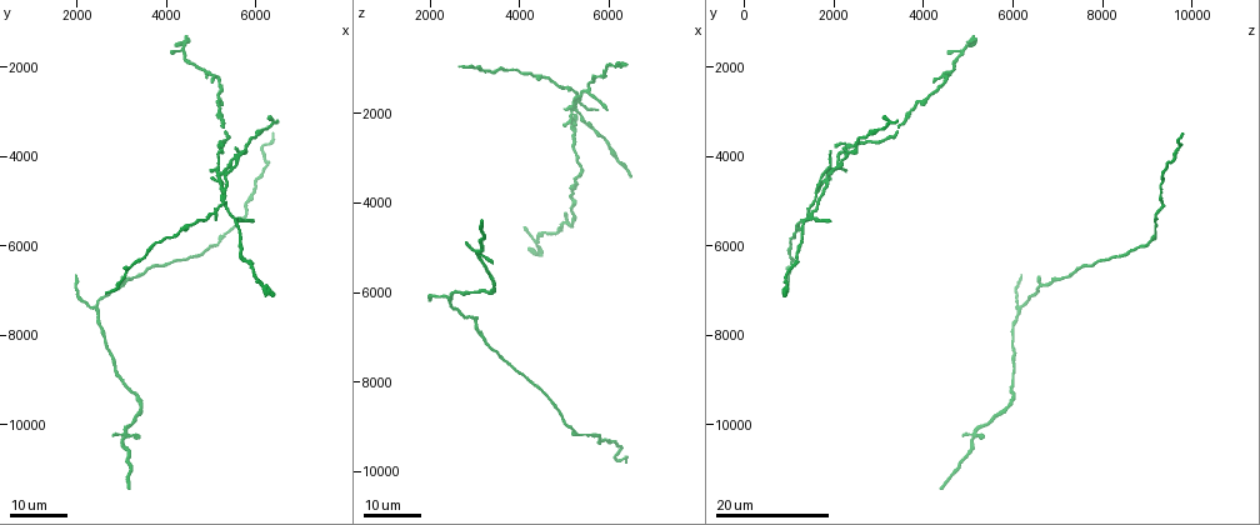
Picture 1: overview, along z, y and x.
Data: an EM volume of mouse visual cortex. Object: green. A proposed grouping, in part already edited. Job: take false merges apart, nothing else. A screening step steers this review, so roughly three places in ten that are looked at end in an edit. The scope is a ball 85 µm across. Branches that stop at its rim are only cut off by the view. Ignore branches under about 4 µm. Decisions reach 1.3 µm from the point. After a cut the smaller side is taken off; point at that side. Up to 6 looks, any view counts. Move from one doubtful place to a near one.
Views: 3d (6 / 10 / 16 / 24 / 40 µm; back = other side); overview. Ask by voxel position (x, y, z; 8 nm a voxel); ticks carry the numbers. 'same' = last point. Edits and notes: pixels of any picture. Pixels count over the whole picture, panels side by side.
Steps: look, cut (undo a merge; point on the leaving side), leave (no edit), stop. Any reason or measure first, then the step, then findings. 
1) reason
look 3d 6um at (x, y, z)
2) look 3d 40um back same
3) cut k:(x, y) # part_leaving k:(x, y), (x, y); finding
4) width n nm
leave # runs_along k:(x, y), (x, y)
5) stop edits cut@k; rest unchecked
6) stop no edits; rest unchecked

look 3d 16um at (5200, 4450, 1850)

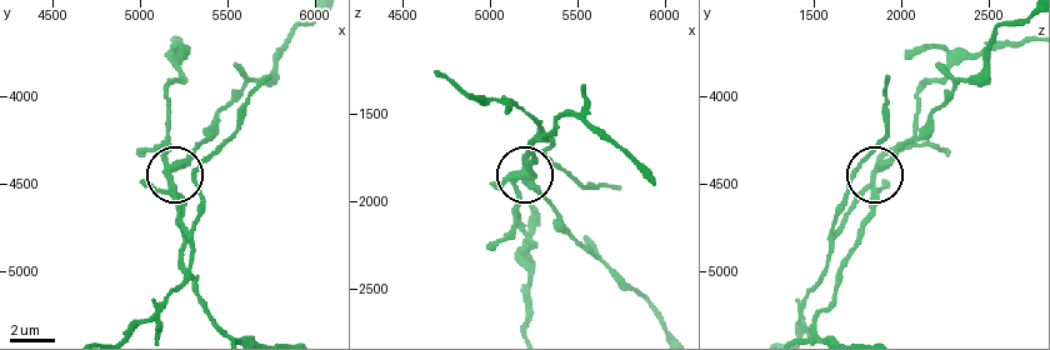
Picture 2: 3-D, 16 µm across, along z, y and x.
look 3d 10um at (5240, 4400, 1900)

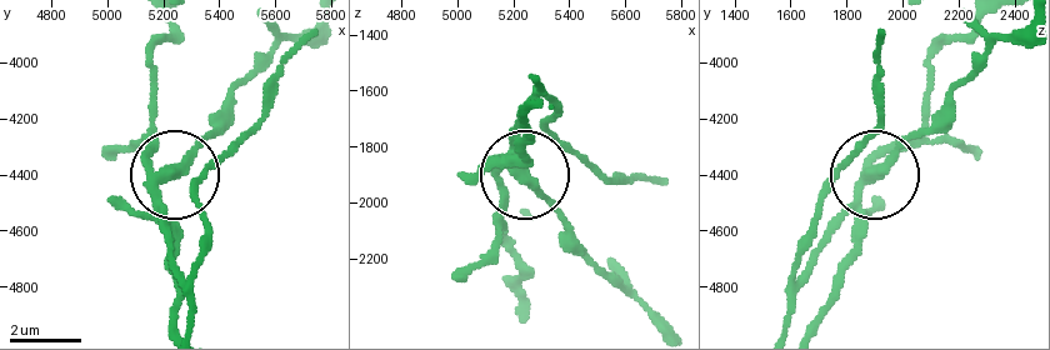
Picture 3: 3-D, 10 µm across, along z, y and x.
width 260 nm
cut 3:(188, 155) # part_leaving 3:(154, 188), (190, 328); a second neuron is stuck on

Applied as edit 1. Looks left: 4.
three-way junction
look 3d 24um at (3000, 6900, 6600)

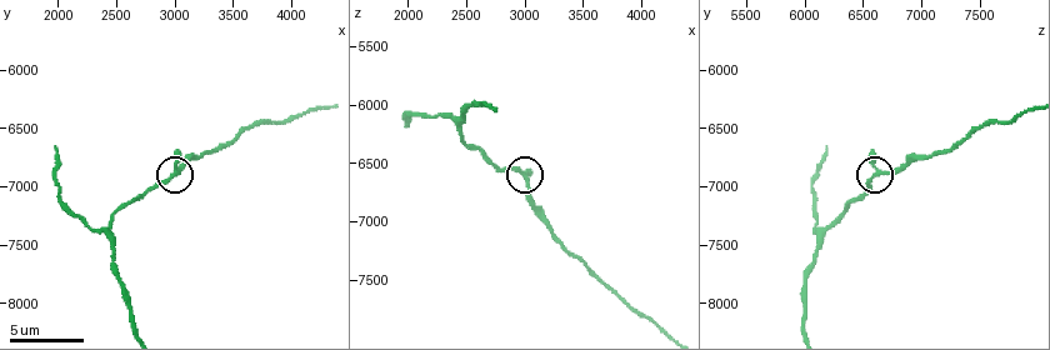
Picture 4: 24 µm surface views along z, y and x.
look 3d 10um at (3000, 6900, 6620)

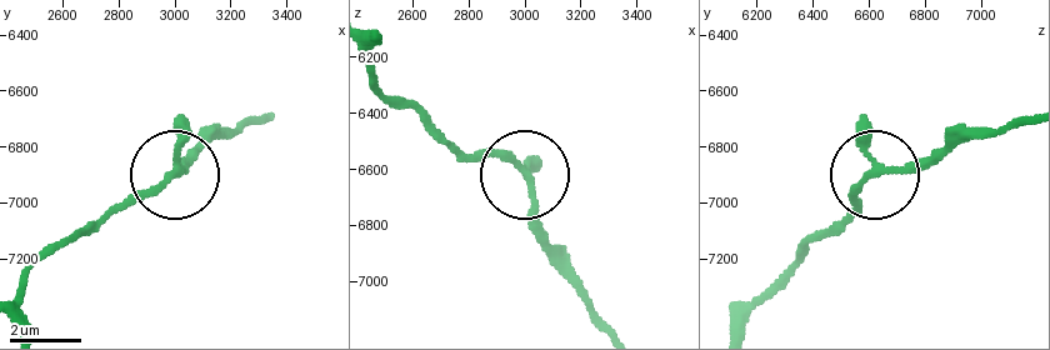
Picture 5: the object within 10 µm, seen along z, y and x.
width 180 nm
leave # runs_along 5:(854, 124), (869, 175), (848, 216); one neuron here

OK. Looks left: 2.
three arms meet
look 3d 24um at (4900, 2050, 4650)

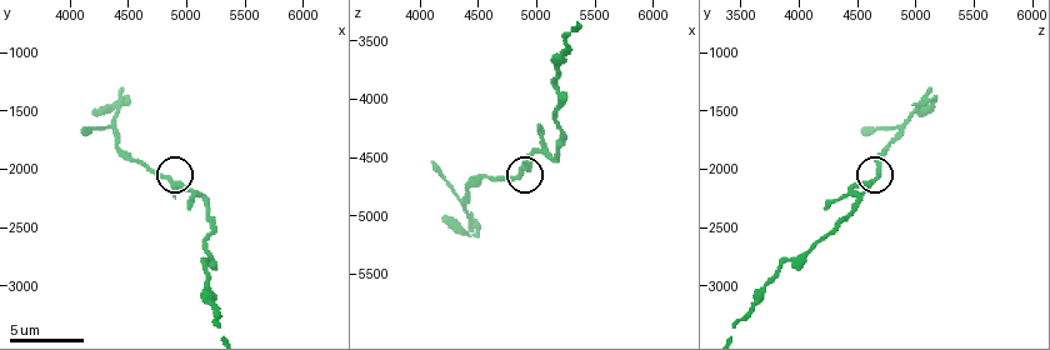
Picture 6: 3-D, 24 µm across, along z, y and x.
zoom in
look 3d 10um at (4860, 2100, 4600)

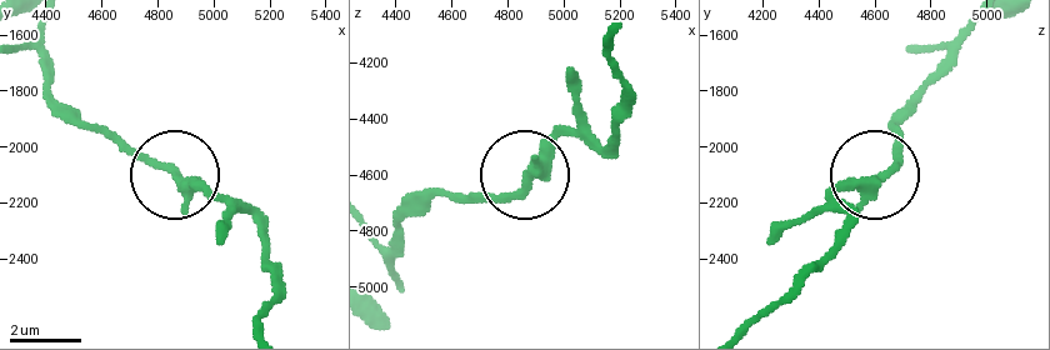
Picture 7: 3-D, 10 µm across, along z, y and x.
leave # all the same neuron

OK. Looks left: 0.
stop edits cut@3; rest unchecked

